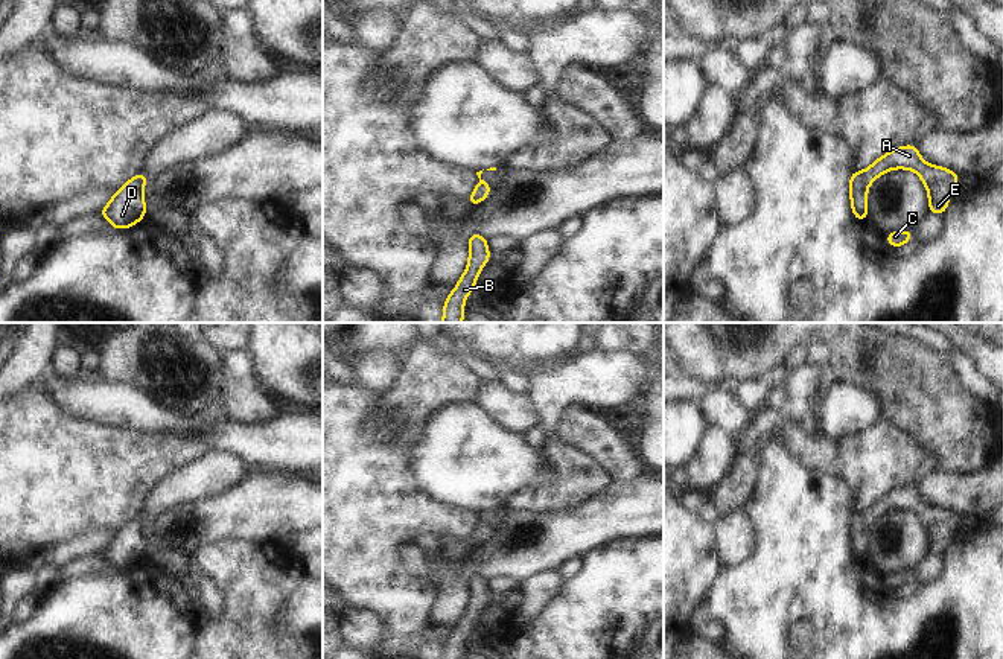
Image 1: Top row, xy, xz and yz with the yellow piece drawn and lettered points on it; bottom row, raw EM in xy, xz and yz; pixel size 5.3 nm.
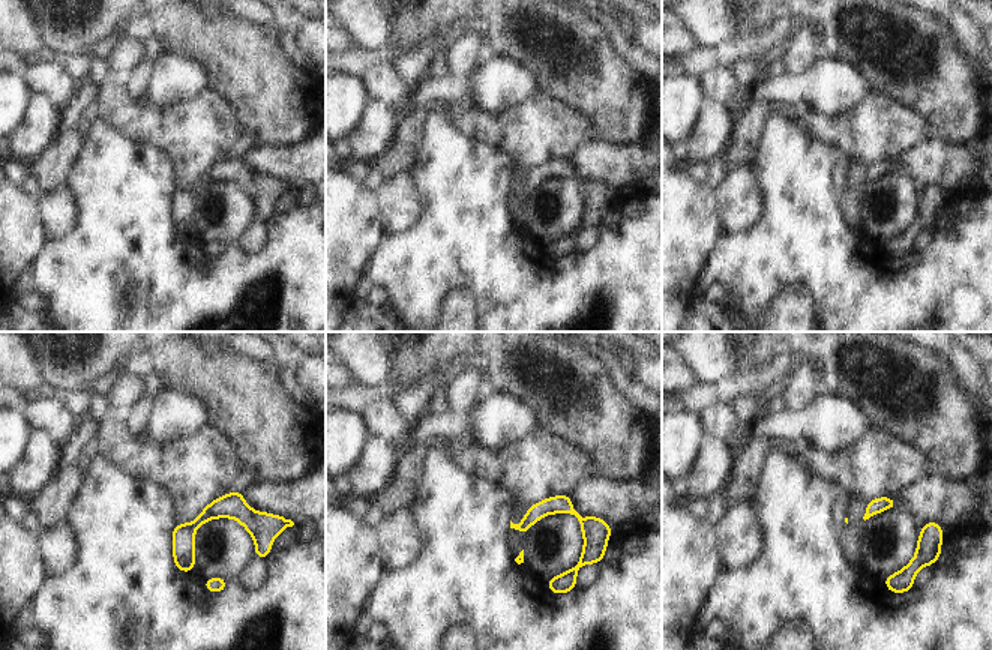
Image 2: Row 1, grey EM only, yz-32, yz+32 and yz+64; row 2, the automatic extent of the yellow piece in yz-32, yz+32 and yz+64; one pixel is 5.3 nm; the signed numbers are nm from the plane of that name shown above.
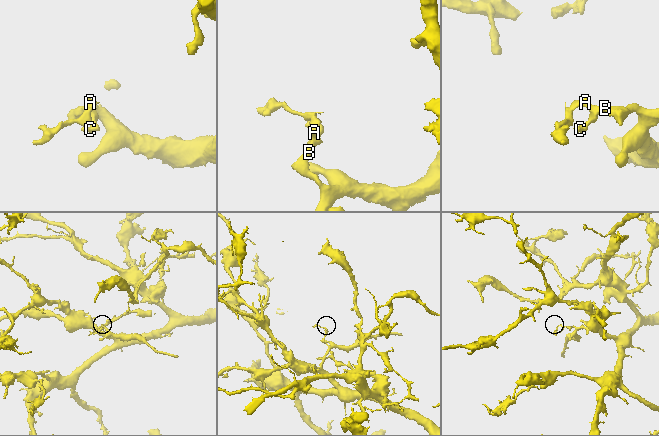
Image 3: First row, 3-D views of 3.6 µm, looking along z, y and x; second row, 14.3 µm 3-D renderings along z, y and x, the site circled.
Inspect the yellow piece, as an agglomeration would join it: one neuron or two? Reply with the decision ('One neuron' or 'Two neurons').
Two neurons

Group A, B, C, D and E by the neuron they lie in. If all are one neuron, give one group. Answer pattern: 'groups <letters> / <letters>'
groups A B C E / D

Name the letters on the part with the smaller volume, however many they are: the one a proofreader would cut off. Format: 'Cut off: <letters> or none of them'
Cut off: D

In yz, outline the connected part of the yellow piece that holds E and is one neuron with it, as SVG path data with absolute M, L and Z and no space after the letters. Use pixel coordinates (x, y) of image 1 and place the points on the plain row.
M915 484L890 490L861 513L866 527L880 516L892 510L915 511L928 533L928 552L944 556L950 543L951 533L959 525L960 517L951 510L931 507L922 501Z

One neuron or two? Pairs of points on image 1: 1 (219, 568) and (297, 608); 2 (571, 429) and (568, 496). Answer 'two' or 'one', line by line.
1: two
2: two

